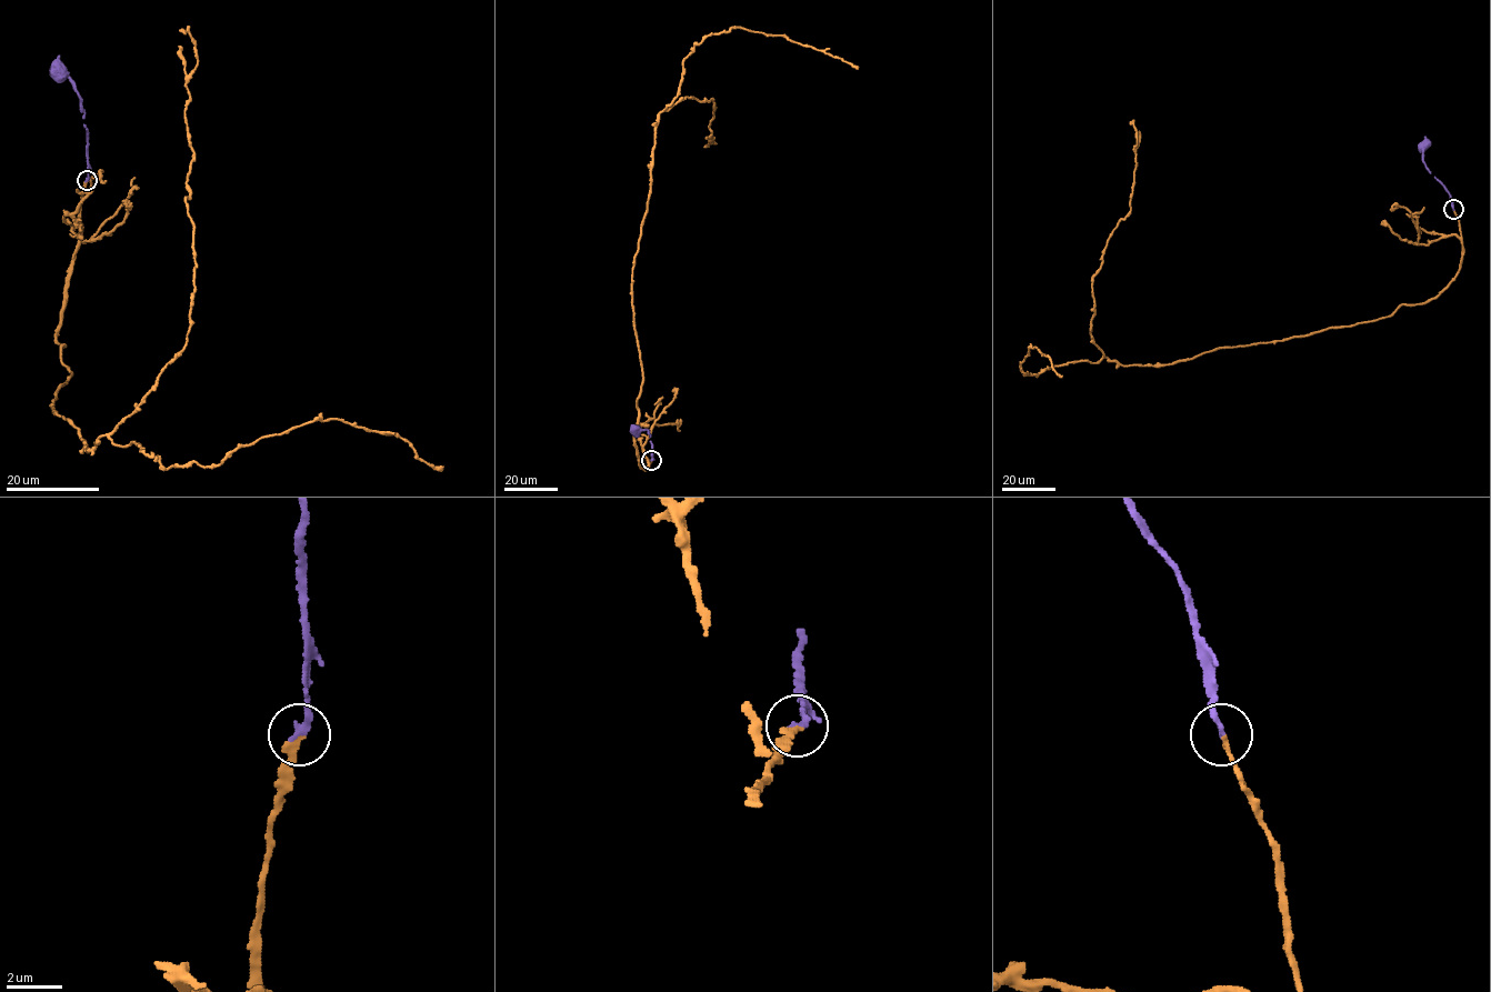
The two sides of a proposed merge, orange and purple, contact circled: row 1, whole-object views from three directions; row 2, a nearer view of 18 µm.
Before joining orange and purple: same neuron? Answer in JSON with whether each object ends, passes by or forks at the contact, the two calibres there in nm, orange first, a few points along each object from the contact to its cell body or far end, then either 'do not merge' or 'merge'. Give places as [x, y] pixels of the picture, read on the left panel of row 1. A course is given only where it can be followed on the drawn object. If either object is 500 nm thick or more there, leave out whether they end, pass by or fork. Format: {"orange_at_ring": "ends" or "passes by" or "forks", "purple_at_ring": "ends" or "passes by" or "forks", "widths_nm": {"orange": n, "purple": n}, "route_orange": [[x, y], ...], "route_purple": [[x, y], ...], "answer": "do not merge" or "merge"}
{"orange_at_ring": "ends", "purple_at_ring": "ends", "widths_nm": {"orange": 200, "purple": 240}, "route_orange": [[87, 181], [53, 410], [88, 451], [190, 326], [198, 54], [180, 30]], "route_purple": [[87, 180], [84, 111], [76, 84], [58, 71]], "answer": "merge"}

